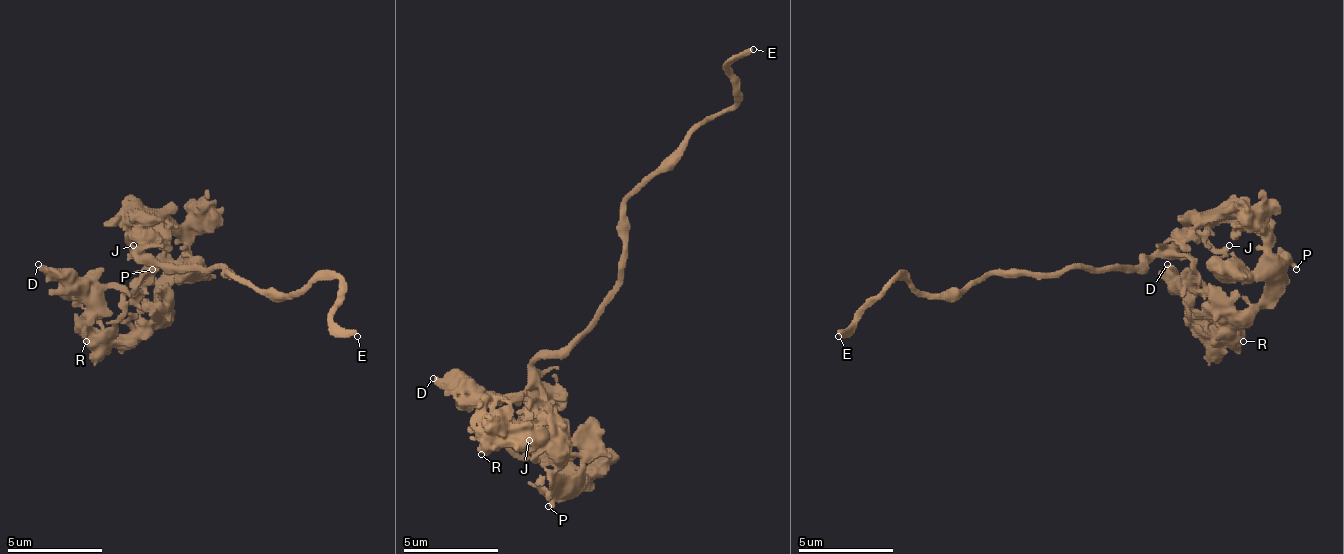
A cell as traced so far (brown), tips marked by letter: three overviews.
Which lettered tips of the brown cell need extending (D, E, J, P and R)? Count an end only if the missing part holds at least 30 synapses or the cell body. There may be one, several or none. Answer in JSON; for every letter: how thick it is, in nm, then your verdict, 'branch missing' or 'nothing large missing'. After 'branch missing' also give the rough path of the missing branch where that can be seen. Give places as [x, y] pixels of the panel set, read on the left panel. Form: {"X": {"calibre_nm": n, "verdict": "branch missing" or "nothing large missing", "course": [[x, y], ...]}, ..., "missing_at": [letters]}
{"D": {"calibre_nm": 440, "verdict": "nothing large missing"}, "E": {"calibre_nm": 320, "verdict": "branch missing"}, "J": {"calibre_nm": 320, "verdict": "nothing large missing"}, "P": {"calibre_nm": 240, "verdict": "nothing large missing"}, "R": {"calibre_nm": 700, "verdict": "nothing large missing"}, "missing_at": ["E"]}

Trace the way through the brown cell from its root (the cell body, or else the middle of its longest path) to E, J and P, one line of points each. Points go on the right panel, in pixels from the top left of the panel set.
E: (1072, 269), (981, 274), (962, 288), (943, 293), (924, 293), (910, 279), (895, 279), (838, 336)
J: (1072, 269), (1134, 269), (1153, 250), (1172, 250), (1181, 241), (1196, 241), (1200, 236), (1219, 250), (1229, 245)
P: (1072, 269), (1134, 269), (1153, 255), (1181, 255), (1205, 293), (1234, 293), (1253, 303), (1291, 264), (1296, 269)

